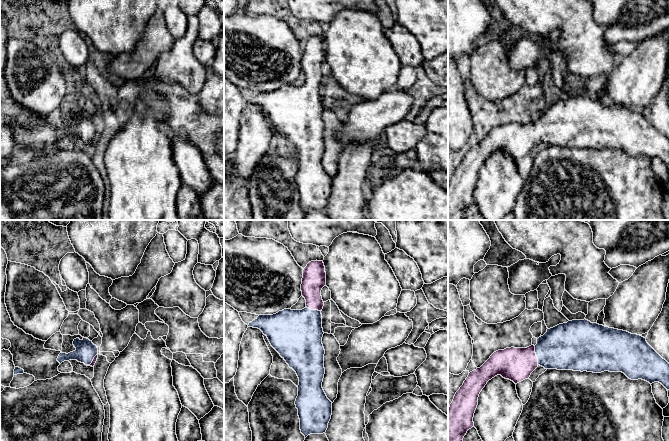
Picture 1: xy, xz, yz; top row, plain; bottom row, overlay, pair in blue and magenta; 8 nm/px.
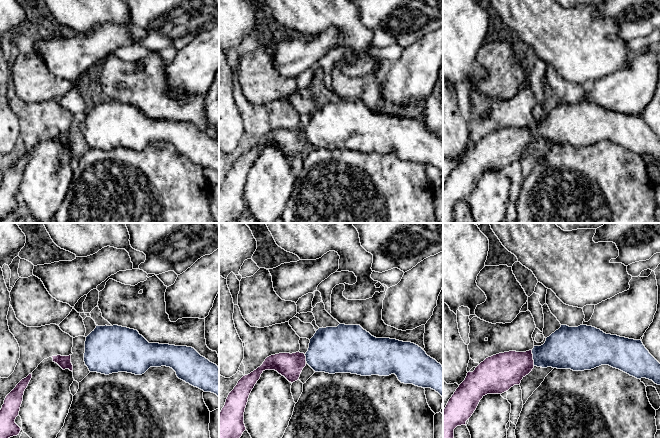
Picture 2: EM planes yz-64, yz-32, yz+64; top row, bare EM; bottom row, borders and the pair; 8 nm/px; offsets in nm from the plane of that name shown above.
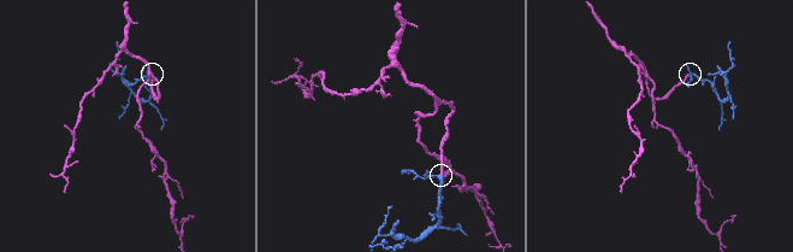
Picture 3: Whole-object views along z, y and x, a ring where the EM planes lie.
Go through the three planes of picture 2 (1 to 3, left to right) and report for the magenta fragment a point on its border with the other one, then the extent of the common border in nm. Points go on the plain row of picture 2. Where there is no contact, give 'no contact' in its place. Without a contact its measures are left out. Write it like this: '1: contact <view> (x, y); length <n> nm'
1: no contact
2: contact yz-32 (306, 134); length 70 nm
3: contact yz+64 (533, 134); length 130 nm

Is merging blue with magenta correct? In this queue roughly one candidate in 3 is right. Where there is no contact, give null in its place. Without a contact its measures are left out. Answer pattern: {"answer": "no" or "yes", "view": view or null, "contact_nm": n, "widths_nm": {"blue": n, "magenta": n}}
{"answer": "yes", "view": "yz", "contact_nm": 160, "widths_nm": {"blue": 360, "magenta": 280}}

